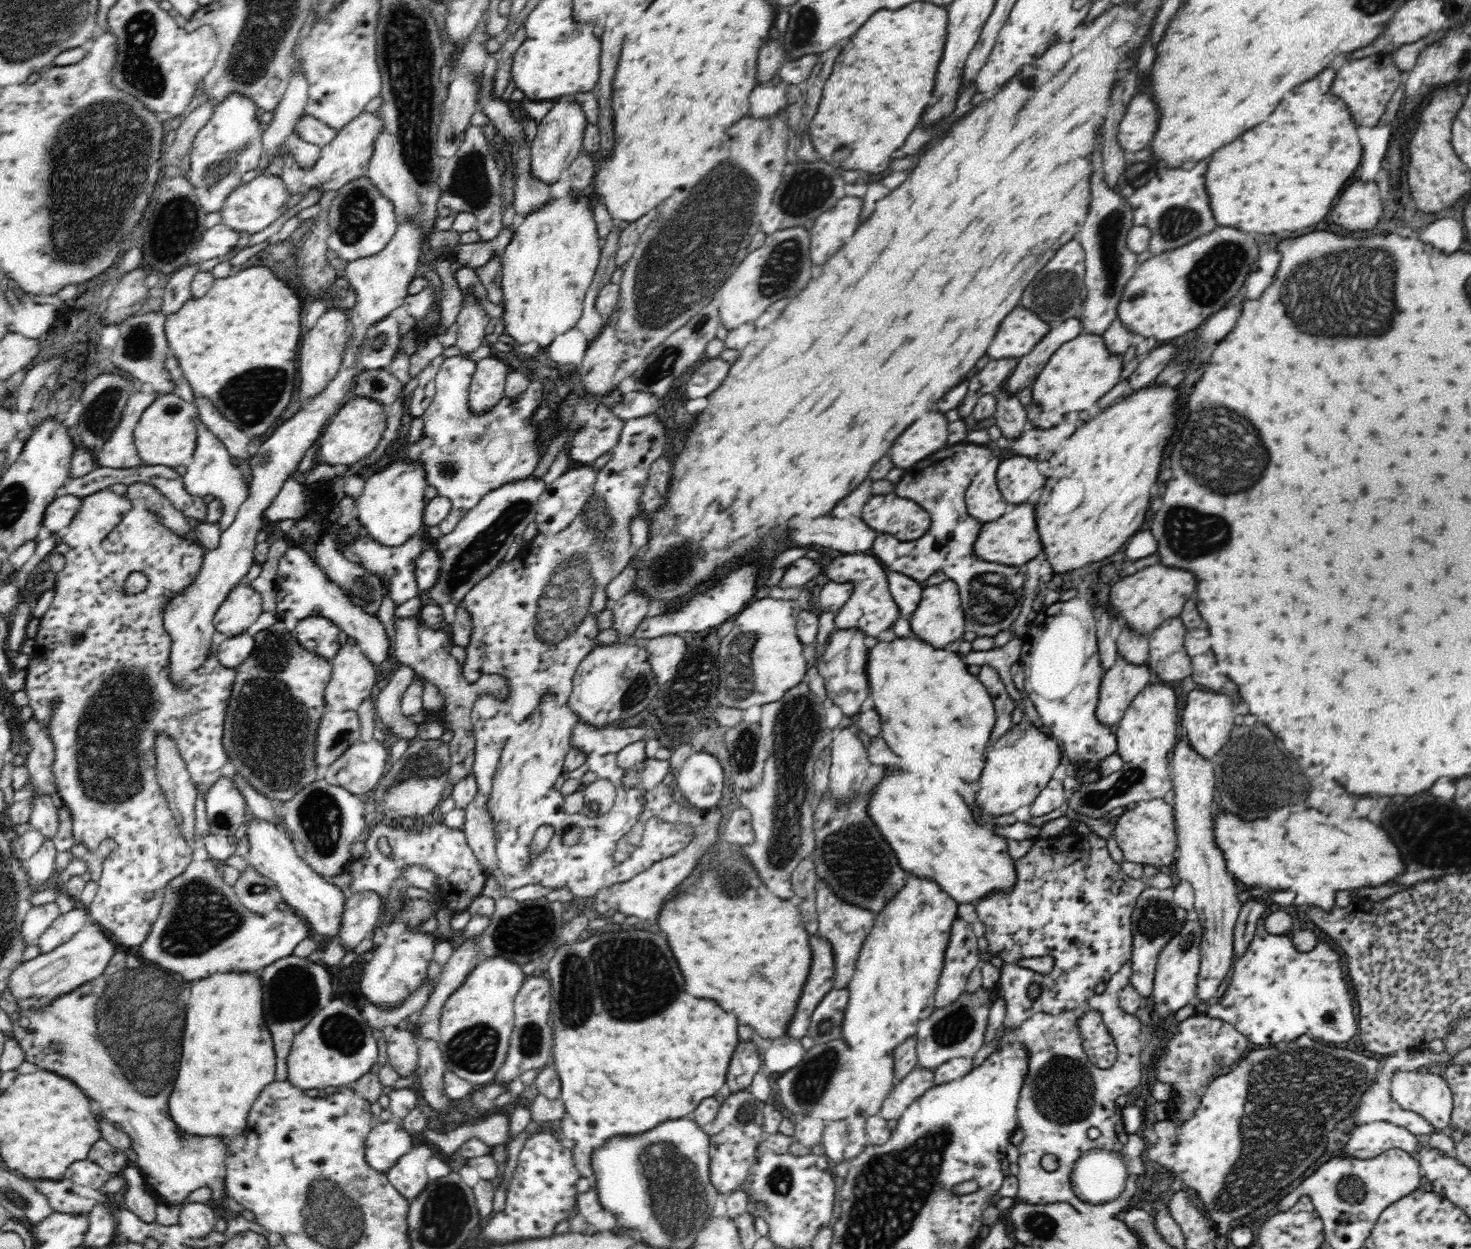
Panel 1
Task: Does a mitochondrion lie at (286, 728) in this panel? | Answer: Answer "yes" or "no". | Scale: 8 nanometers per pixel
yes

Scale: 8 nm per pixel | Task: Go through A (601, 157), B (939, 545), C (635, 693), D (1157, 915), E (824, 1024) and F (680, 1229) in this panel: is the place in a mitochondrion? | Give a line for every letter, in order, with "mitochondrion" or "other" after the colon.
A: other
B: other
C: mitochondrion
D: mitochondrion
E: mitochondrion
F: mitochondrion

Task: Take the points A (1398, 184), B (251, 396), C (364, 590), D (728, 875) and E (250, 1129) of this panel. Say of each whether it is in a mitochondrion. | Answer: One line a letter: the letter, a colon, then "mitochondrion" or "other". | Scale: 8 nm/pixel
A: other
B: mitochondrion
C: mitochondrion
D: mitochondrion
E: other

